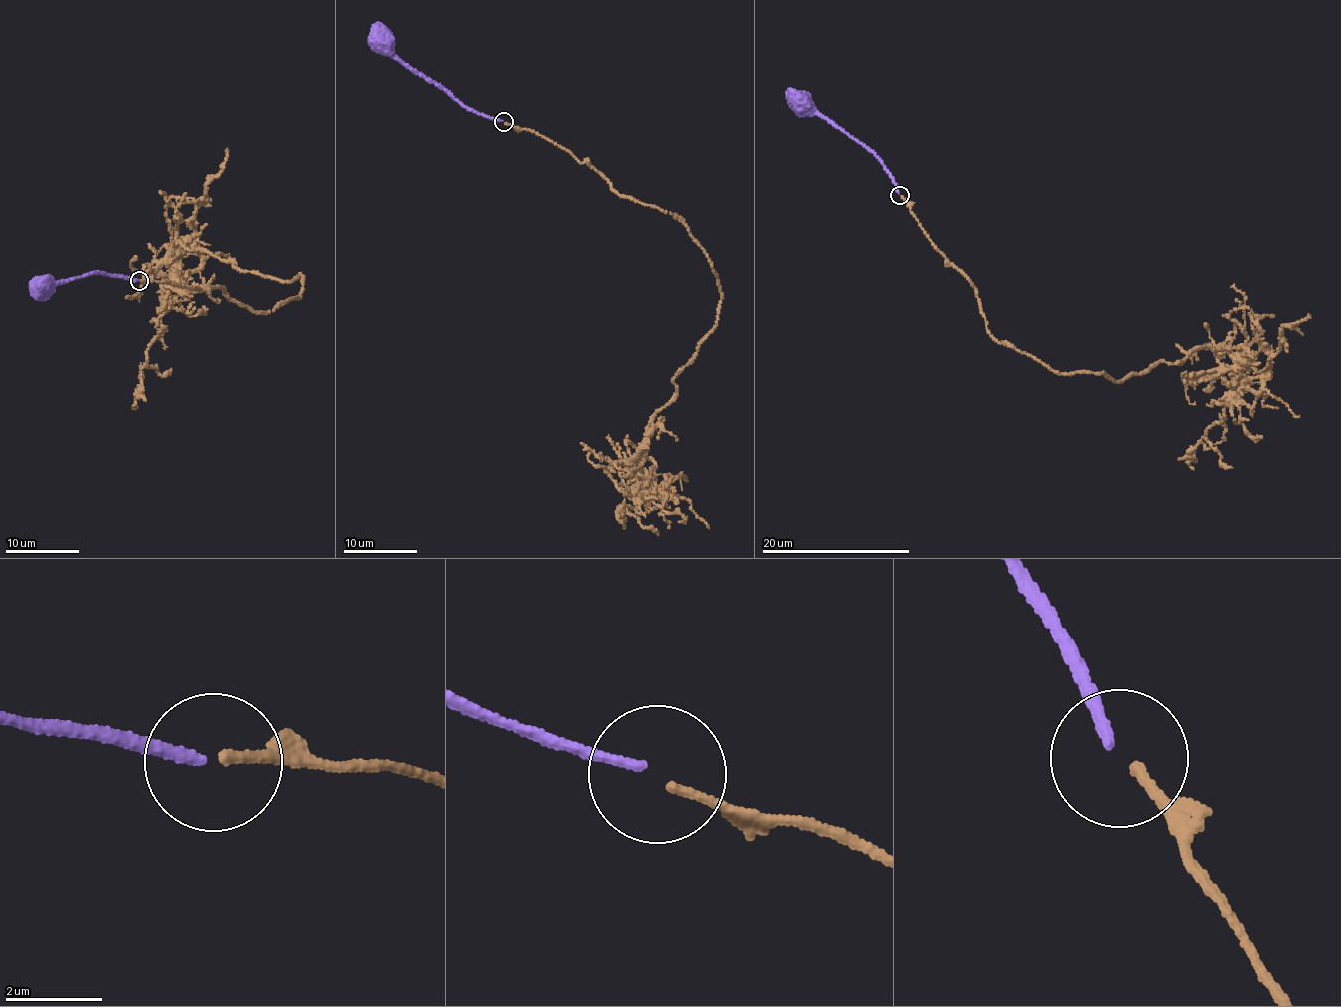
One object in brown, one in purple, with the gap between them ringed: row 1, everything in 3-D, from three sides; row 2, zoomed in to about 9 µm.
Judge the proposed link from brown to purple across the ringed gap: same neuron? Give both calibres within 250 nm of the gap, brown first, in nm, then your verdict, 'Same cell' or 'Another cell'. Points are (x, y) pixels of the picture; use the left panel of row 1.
Thickness 190 nm (brown) against 200 nm. Same cell

